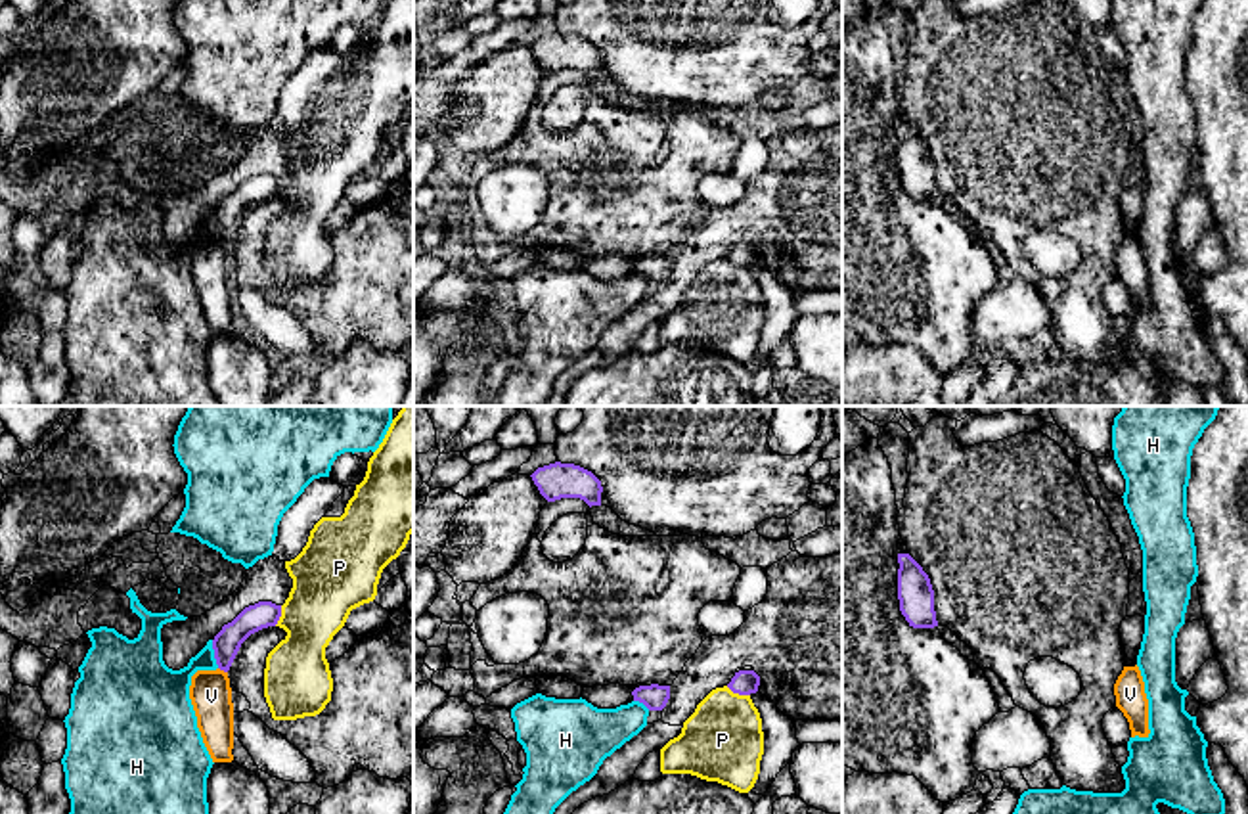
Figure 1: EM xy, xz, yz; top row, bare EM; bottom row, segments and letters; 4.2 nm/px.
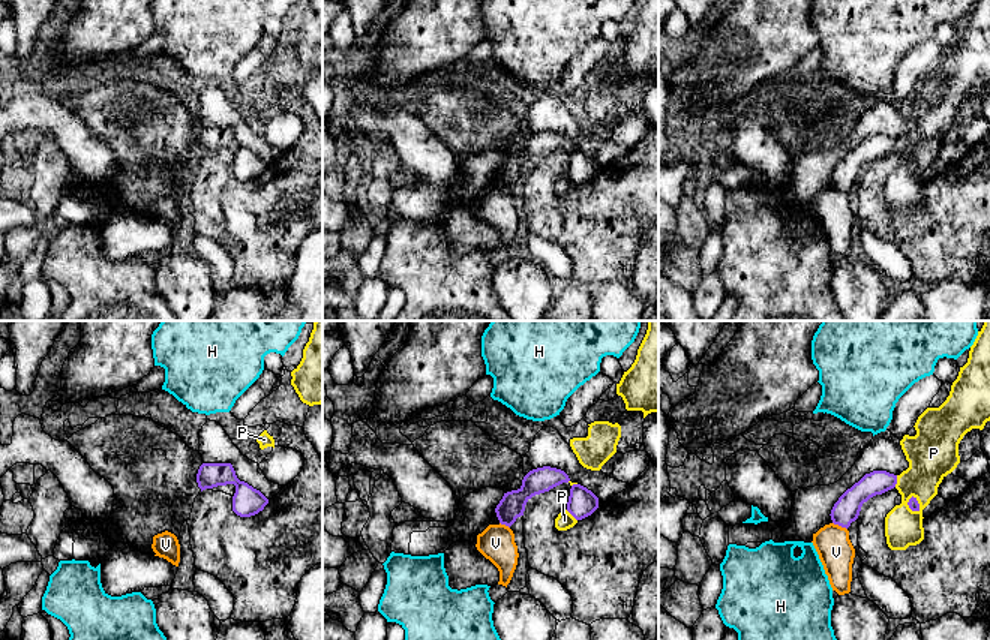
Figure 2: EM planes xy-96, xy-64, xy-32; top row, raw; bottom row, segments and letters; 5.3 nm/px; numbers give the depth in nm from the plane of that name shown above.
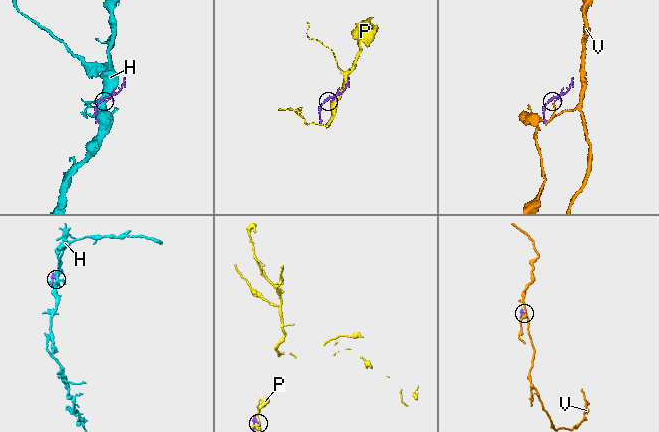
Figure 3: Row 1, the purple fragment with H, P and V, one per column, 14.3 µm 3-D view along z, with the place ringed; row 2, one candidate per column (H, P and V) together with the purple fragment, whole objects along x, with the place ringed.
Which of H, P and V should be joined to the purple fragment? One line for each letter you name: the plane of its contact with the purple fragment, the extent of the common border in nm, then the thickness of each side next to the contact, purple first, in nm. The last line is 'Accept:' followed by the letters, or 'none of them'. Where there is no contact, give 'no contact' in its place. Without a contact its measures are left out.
Accept: none of them

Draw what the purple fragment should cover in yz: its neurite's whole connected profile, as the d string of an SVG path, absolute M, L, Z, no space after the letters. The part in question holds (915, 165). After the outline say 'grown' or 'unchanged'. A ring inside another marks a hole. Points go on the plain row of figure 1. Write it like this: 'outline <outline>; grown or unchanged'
outline M898 124L898 134L898 170L902 186L913 199L938 197L934 161L928 146L909 124Z; unchanged

